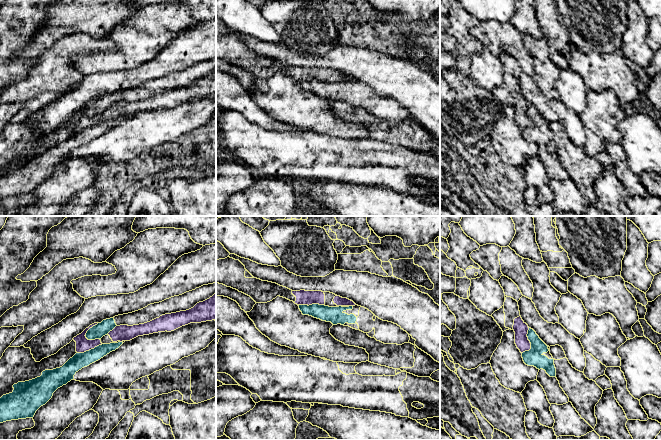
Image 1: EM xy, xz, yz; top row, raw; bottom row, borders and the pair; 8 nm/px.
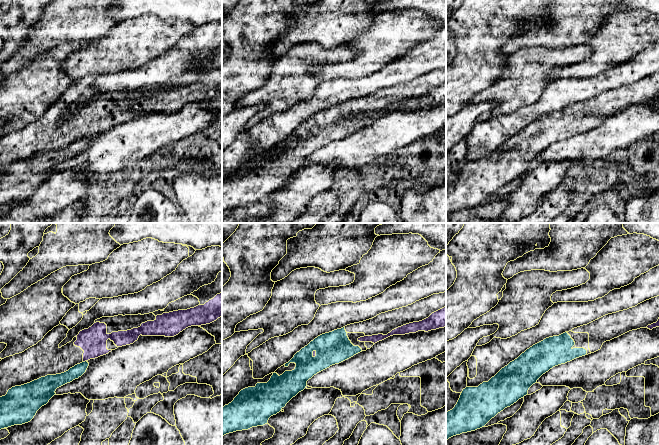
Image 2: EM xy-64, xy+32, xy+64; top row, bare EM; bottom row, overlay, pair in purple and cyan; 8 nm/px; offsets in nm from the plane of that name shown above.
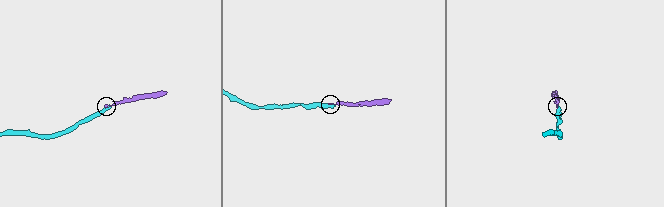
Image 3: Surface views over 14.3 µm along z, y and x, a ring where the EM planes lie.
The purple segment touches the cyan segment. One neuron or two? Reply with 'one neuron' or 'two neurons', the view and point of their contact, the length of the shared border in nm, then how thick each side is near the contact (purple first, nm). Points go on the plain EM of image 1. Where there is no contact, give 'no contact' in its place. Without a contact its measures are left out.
two neurons | xy (88, 105) | 170 nm | 110/110 nm

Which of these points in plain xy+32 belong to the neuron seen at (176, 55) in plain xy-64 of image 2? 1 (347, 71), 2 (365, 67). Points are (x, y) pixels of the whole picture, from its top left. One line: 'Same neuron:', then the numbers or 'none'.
Same neuron: none

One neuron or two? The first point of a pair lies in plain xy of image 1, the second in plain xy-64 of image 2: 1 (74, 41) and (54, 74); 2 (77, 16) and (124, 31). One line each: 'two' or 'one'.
1: one
2: two

